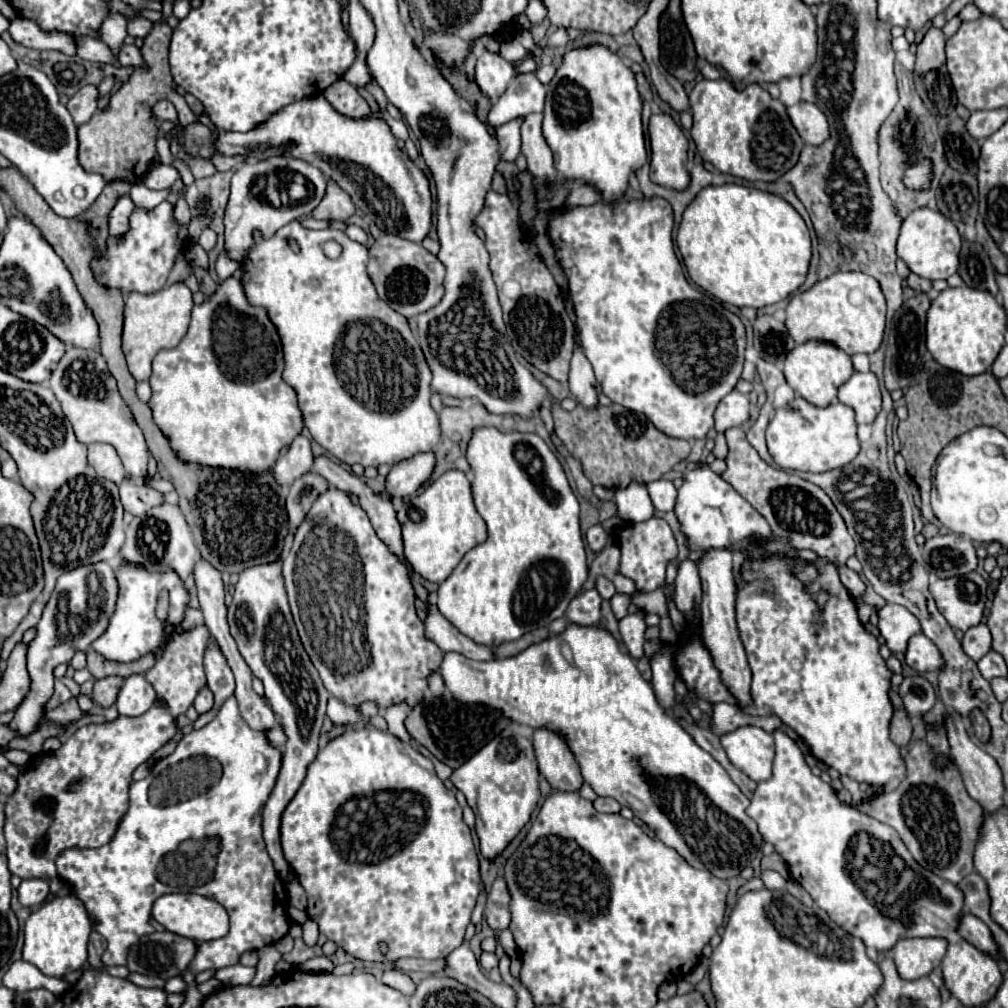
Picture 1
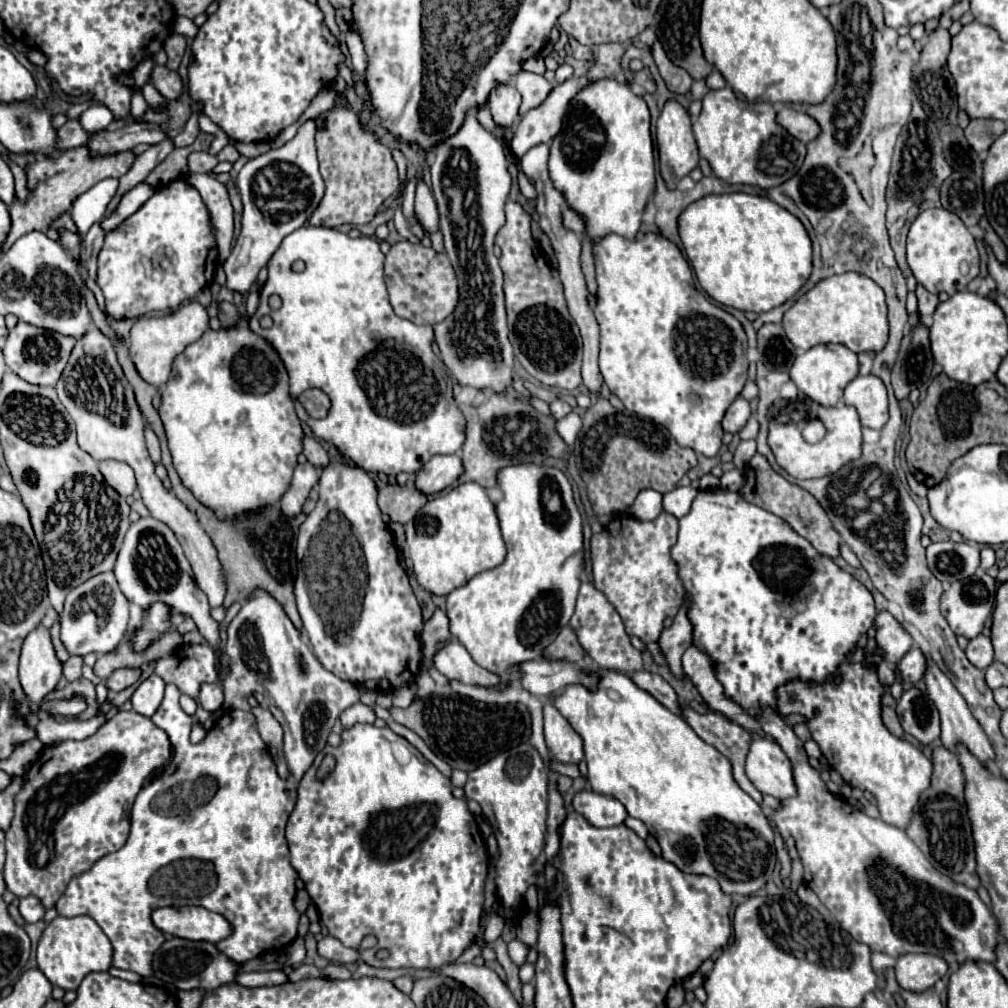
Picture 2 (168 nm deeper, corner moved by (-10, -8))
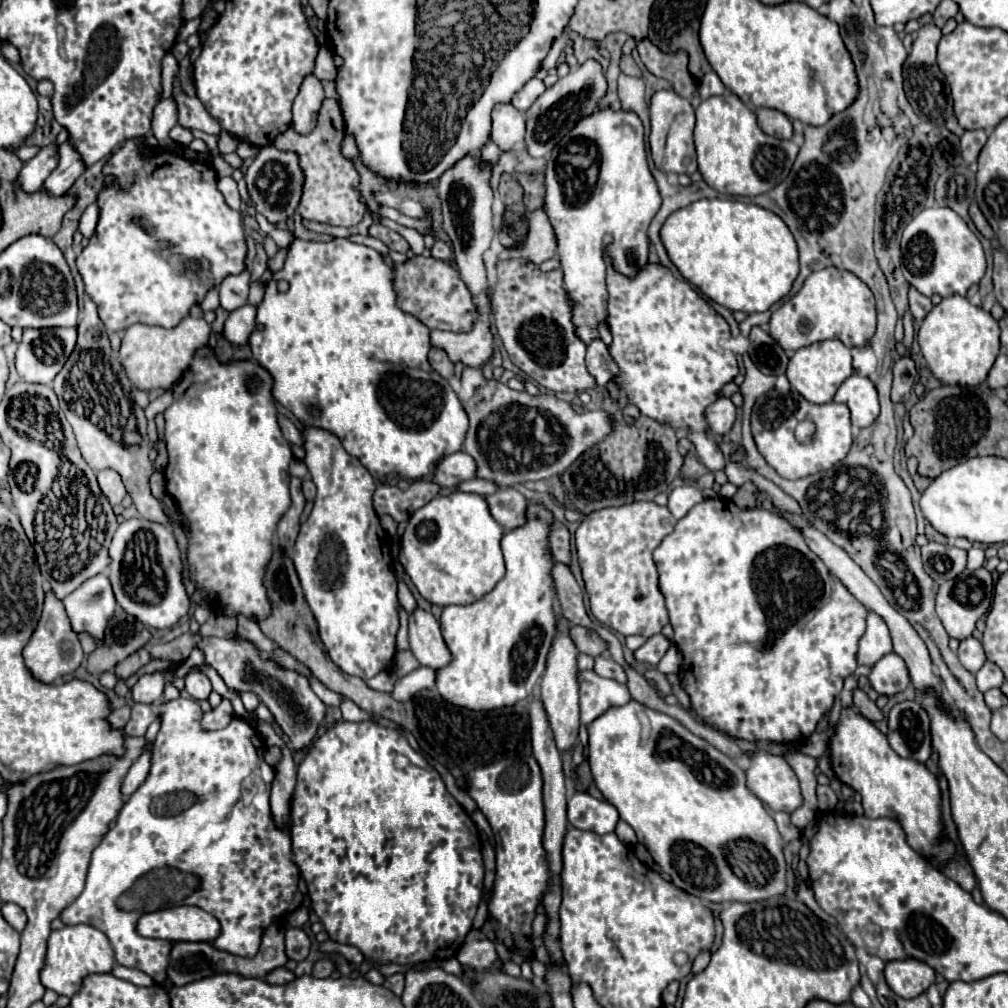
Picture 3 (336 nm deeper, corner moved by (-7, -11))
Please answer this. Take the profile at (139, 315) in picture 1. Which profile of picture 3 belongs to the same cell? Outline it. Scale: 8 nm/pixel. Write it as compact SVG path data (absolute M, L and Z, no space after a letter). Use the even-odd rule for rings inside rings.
M186 316L176 328L166 330L160 326L146 326L146 324L134 324L122 334L122 346L120 346L120 360L124 366L126 376L130 382L140 390L156 390L164 388L170 390L182 374L188 370L194 354L198 348L202 348L210 338L210 324L204 318L192 318Z

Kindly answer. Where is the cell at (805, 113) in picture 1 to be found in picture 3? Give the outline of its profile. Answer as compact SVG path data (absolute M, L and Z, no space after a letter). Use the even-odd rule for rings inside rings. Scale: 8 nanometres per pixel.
M756 108L756 118L764 134L784 138L784 140L792 138L792 122L782 112L770 108Z

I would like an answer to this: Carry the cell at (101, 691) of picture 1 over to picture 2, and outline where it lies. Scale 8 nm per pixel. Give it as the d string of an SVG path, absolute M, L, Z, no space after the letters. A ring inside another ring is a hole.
M117 669L109 679L107 679L107 689L109 691L123 691L129 685L133 685L141 675L141 669Z

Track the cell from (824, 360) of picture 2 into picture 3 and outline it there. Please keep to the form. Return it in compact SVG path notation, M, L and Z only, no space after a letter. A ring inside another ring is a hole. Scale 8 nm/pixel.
M824 340L824 342L816 342L800 348L790 358L788 370L786 370L786 376L792 388L796 388L806 400L812 400L812 404L832 402L838 386L852 374L854 374L854 368L852 368L850 348L846 348L840 340Z

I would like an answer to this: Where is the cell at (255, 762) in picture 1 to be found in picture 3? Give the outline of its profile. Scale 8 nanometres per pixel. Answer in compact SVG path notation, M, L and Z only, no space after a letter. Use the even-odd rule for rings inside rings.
M176 698L176 700L172 700L172 702L168 702L168 704L134 704L131 708L131 717L129 722L125 726L125 732L128 736L133 736L133 732L137 732L137 723L139 720L156 720L156 718L162 718L162 728L160 728L160 732L158 732L158 736L156 736L156 742L154 742L154 746L152 746L152 770L150 770L150 774L146 776L146 780L138 786L138 790L124 802L124 806L120 808L120 812L118 812L118 818L116 818L116 822L110 826L110 830L102 836L102 840L100 840L100 844L94 848L94 852L92 852L92 860L90 860L90 866L88 866L88 876L86 876L86 886L84 886L84 890L82 890L82 894L62 912L62 916L60 916L60 920L66 924L66 926L74 926L74 924L88 924L88 926L94 926L94 928L98 928L100 932L104 932L106 936L108 936L108 940L110 940L110 944L112 944L112 948L114 948L114 954L116 954L116 962L118 964L122 964L122 966L128 966L128 968L138 968L138 970L142 970L142 972L146 972L148 976L152 976L154 978L154 982L164 982L166 980L166 968L168 968L168 956L170 956L170 950L172 950L172 942L168 942L168 940L152 940L152 938L142 938L142 936L138 936L136 934L136 922L138 922L138 914L142 912L152 912L152 910L160 910L160 908L164 908L164 902L182 902L186 905L198 906L198 908L202 908L202 910L206 910L206 912L210 912L212 916L216 916L218 918L218 922L220 922L220 926L222 926L222 930L220 930L220 936L214 940L214 946L218 948L218 950L224 950L224 952L230 952L230 954L236 954L236 956L254 956L256 952L258 952L258 946L260 946L260 938L262 938L262 932L274 922L274 920L278 920L278 918L284 918L286 914L290 914L292 910L296 910L298 906L300 906L300 902L302 902L302 894L300 894L300 890L298 890L298 880L300 880L300 870L298 870L298 866L294 864L294 860L292 860L292 854L290 854L290 834L286 832L286 830L278 830L276 826L274 826L274 820L272 820L272 814L270 814L270 802L268 802L268 792L270 792L270 784L272 784L272 780L274 780L274 770L272 770L272 766L268 766L266 762L264 762L264 744L262 744L262 740L260 740L260 736L256 734L256 730L246 722L246 720L242 720L242 718L232 718L232 722L226 726L226 728L222 728L222 730L212 730L212 732L206 732L206 730L202 730L200 728L200 706L198 706L198 702L196 700L186 700L186 698ZM142 706L146 706L146 708L142 708ZM188 770L192 770L192 772L188 772ZM246 788L246 790L244 790ZM160 792L170 792L170 794L174 794L174 792L178 792L178 794L184 794L184 792L190 792L192 796L194 796L194 800L192 800L192 804L188 804L188 802L184 802L182 800L182 796L160 796ZM176 800L176 802L174 802ZM182 802L182 804L180 804ZM184 804L188 804L188 806L184 806ZM178 806L182 806L182 808L178 808ZM162 867L170 867L168 870L164 870ZM154 868L160 868L160 870L154 870ZM172 868L184 868L184 872L196 872L196 876L200 876L200 888L198 888L198 878L196 876L192 876L192 874L184 874L184 872L180 872L180 870L172 870ZM150 870L154 870L150 876L146 874L146 872L150 872ZM142 874L146 874L146 876L142 876ZM136 876L142 876L140 880L136 880ZM160 876L164 878L164 880L160 880ZM132 886L132 888L130 888ZM128 890L128 892L126 892ZM196 890L196 892L194 892ZM124 892L124 896L120 896ZM170 894L170 896L168 896ZM188 894L192 894L192 896L188 896ZM120 896L120 900L116 900ZM184 896L188 896L188 898L184 898ZM116 904L120 904L120 910L118 910L118 906ZM124 910L124 912L122 912Z

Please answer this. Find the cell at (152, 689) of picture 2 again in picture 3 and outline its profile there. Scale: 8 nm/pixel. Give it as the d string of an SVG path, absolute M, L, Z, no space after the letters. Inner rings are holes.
M152 672L152 674L140 676L132 688L134 702L152 704L152 702L160 700L160 696L164 692L164 684L166 684L166 678L162 672Z

